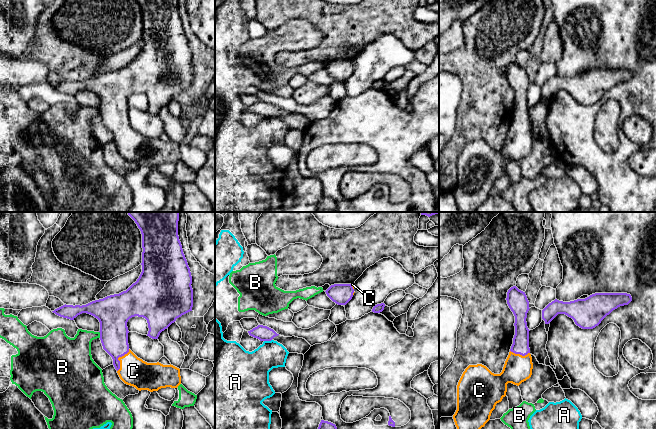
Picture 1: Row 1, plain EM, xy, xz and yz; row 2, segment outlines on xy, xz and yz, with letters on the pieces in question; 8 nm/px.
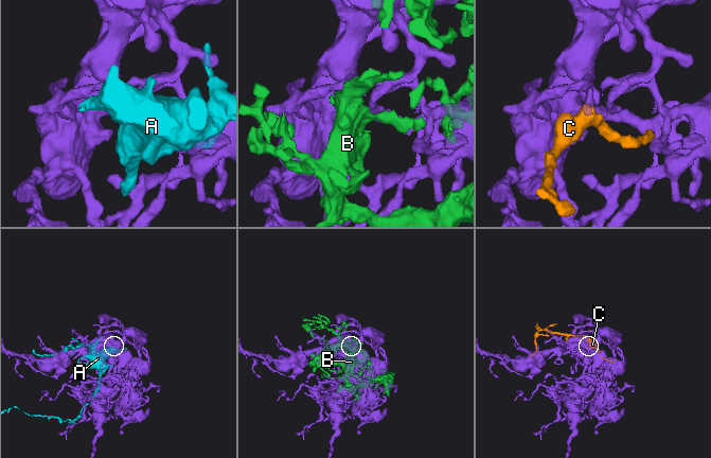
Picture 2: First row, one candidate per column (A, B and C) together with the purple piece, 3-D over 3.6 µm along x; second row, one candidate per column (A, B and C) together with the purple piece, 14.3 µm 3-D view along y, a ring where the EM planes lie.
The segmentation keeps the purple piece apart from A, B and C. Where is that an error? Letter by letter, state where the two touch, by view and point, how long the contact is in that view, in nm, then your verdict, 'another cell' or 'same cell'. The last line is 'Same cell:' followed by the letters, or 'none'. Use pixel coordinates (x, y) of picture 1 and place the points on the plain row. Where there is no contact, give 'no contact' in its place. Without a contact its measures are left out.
A: meets purple in xz at (267, 116); contact 70 nm long; another cell
B: meets purple in xy at (100, 110); contact 60 nm long; another cell
C: meets purple in xy at (117, 135); contact 200 nm long; same cell
Same cell: C

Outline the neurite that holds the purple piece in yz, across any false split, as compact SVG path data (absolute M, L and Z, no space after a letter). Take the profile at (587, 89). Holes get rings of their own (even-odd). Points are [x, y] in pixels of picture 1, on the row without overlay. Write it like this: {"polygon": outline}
{"polygon": "M595 69L570 78L555 75L542 86L542 95L549 100L558 90L565 90L580 104L593 105L613 86L631 77L627 69Z"}

